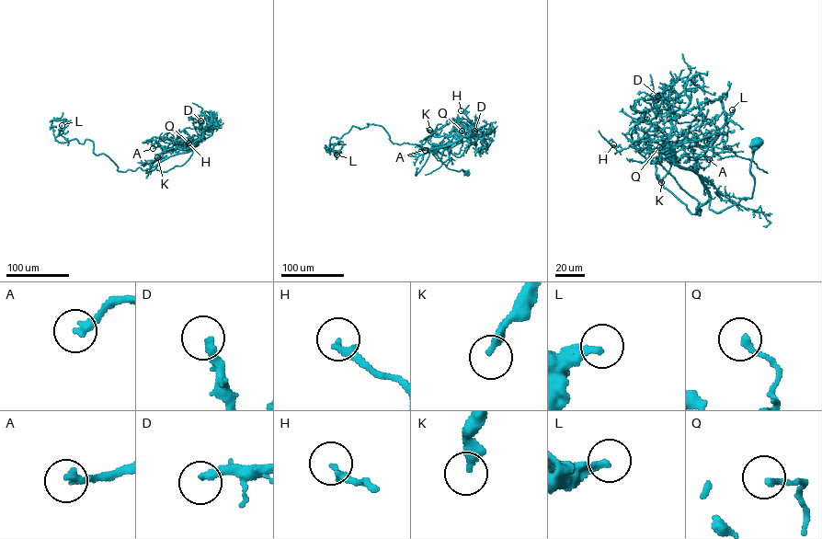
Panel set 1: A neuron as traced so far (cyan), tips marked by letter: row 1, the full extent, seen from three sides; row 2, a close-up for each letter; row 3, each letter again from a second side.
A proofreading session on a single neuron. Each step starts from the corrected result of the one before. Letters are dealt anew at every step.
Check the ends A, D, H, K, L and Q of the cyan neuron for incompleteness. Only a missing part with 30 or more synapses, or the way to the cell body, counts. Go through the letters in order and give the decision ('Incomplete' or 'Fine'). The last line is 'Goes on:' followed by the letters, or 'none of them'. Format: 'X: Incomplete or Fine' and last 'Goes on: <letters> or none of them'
A: Incomplete
D: Fine
H: Fine
K: Incomplete
L: Fine
Q: Fine
Goes on: A, K

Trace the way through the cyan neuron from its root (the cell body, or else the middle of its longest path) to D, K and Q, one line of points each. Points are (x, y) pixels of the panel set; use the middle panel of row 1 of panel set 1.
D: (467, 173), (462, 169), (449, 168), (436, 154), (427, 150), (451, 144), (463, 137), (476, 136), (474, 131)
K: (467, 173), (462, 169), (449, 168), (436, 154), (422, 146), (422, 141), (433, 132), (429, 130)
Q: (467, 173), (462, 169), (449, 168), (436, 154), (427, 150), (458, 141), (462, 137), (462, 131)

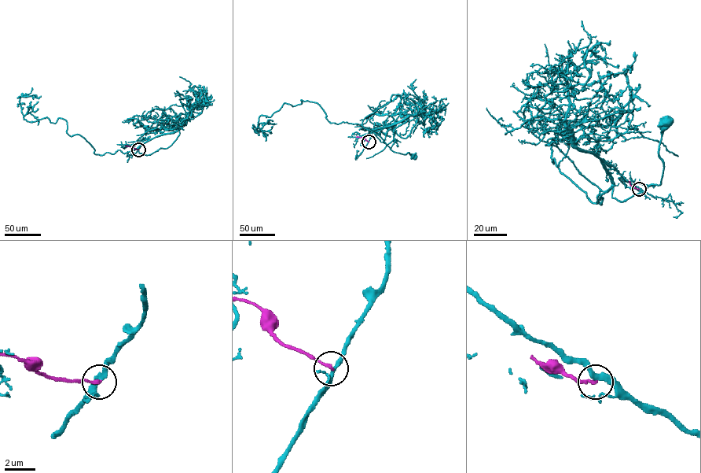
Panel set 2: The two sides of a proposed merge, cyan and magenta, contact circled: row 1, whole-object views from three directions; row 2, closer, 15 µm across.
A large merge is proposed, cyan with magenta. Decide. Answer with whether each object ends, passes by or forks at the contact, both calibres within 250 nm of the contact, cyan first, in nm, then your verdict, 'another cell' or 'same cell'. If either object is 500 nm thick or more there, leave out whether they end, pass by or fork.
cyan passes by; magenta ends; calibres 280 and 200 nm; another cell

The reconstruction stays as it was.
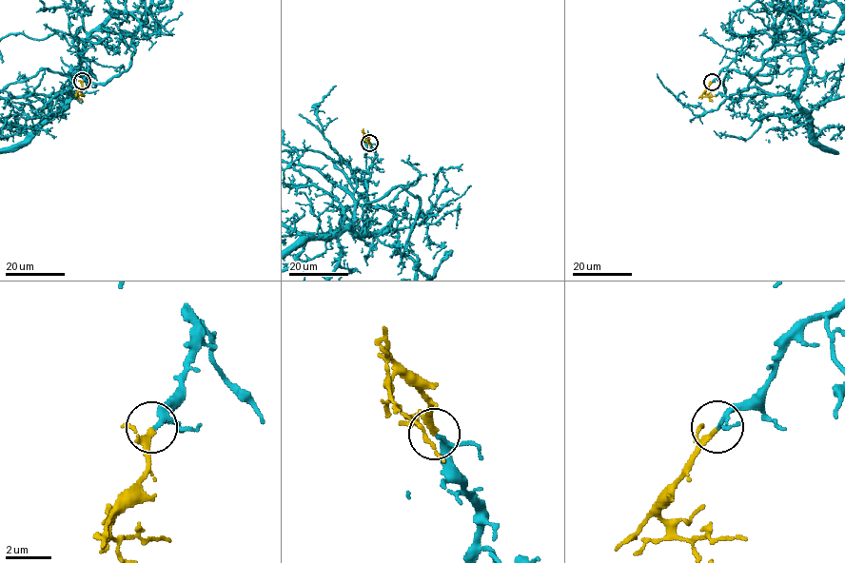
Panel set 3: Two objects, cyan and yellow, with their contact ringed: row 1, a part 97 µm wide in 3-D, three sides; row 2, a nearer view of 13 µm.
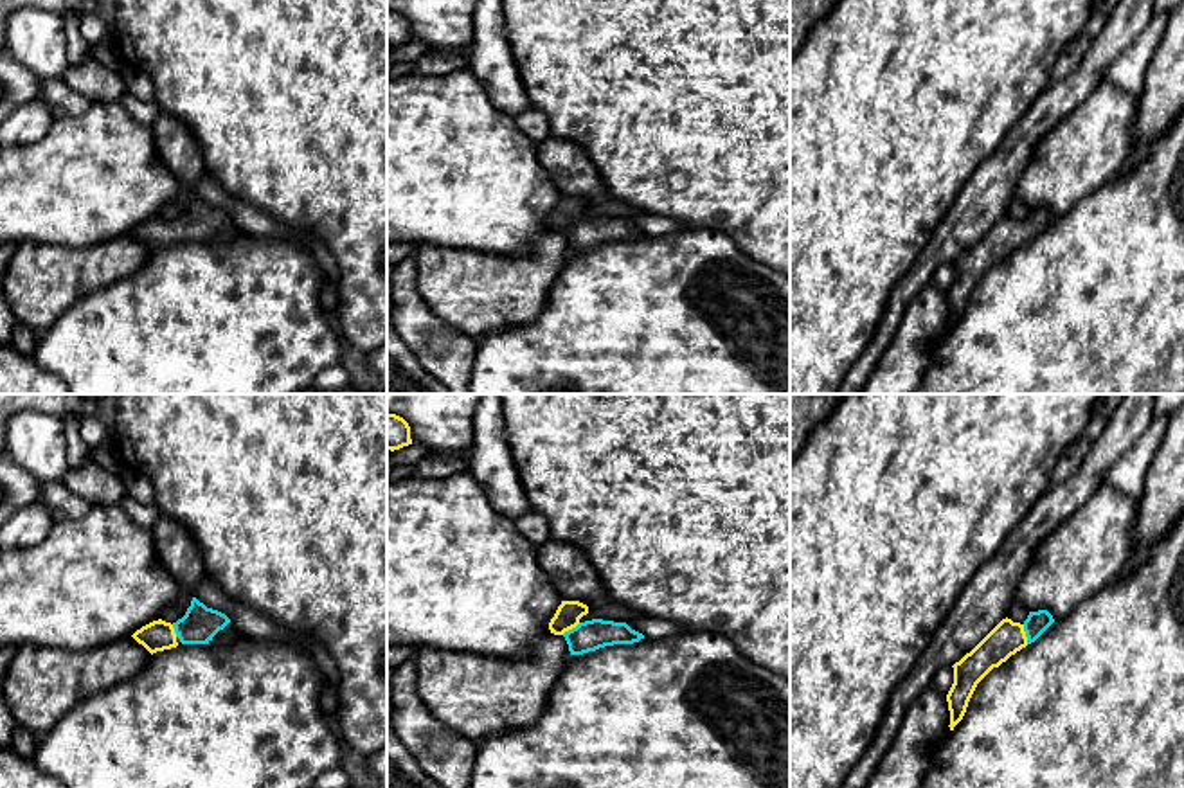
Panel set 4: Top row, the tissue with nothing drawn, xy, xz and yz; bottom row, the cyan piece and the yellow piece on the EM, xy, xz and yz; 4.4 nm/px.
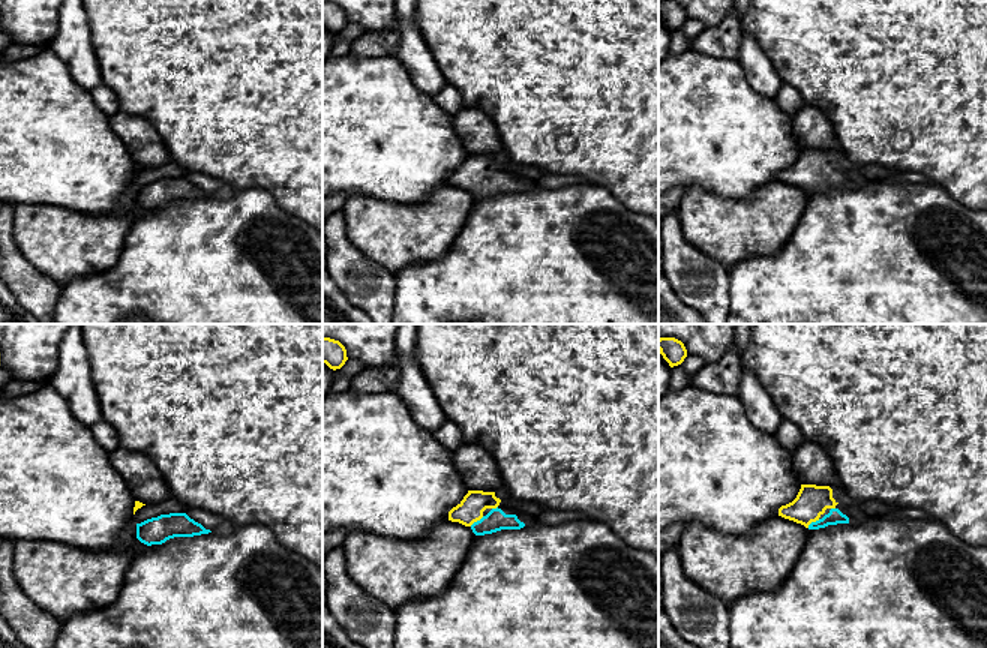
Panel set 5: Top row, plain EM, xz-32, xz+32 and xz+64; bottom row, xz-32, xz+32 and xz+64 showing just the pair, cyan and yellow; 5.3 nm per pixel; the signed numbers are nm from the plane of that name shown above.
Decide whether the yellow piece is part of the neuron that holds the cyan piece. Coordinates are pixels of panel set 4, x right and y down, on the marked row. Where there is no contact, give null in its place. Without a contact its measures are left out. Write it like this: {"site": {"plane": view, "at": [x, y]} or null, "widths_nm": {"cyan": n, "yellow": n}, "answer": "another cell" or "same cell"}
{"site": {"plane": "yz", "at": [1026, 634]}, "widths_nm": {"cyan": 100, "yellow": 150}, "answer": "same cell"}

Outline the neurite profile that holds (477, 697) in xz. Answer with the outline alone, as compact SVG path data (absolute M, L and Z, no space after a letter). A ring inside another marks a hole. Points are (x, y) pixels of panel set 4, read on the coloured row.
M563 635L538 639L525 658L489 658L419 648L417 694L430 712L468 741L533 725L570 657Z

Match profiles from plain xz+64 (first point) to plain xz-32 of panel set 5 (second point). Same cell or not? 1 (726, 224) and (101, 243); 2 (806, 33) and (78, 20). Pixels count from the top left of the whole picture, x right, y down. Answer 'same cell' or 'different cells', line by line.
1: same cell
2: different cells

